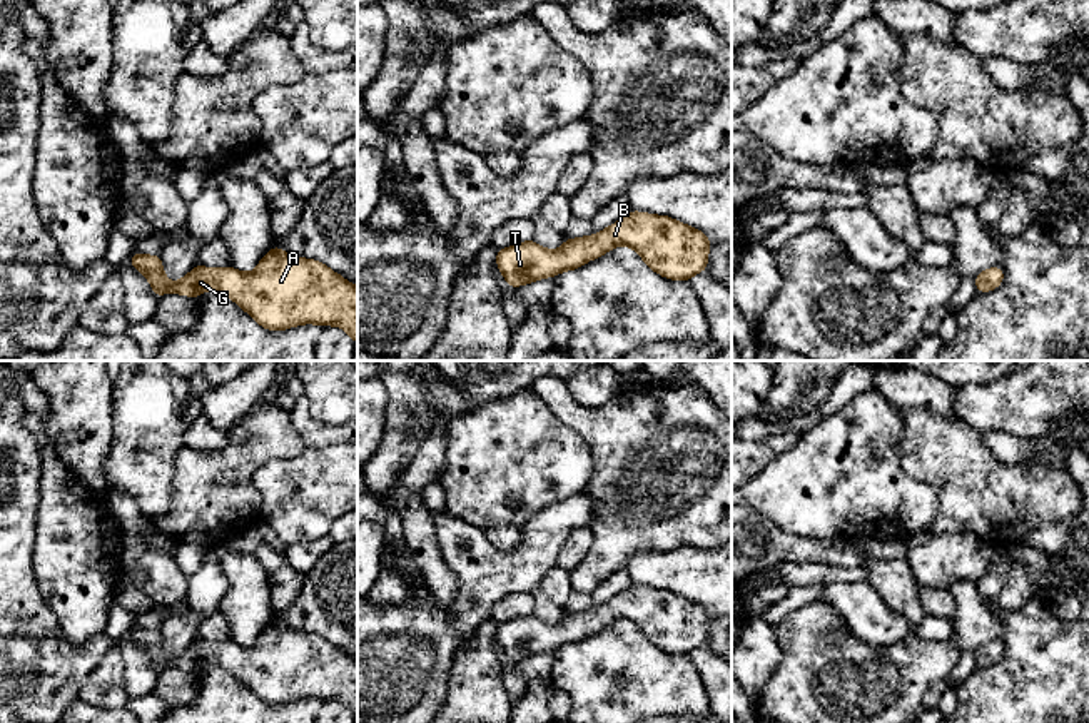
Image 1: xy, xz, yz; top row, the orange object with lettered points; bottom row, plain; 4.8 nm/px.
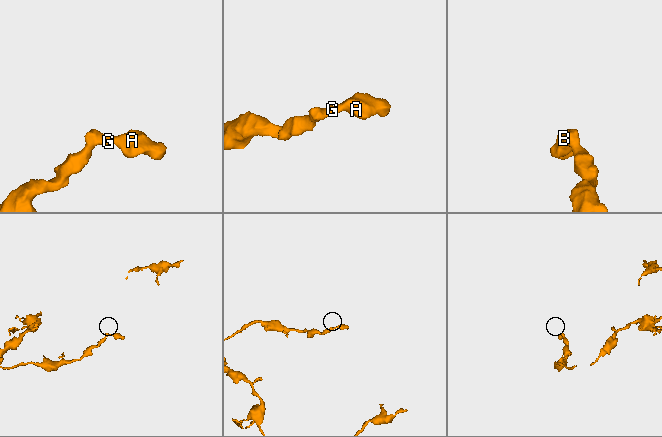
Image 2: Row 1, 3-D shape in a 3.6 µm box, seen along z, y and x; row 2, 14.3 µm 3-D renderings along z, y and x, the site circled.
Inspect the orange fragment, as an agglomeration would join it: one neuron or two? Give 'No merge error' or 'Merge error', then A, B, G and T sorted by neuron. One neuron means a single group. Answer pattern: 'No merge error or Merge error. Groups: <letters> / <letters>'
No merge error. Groups: A B G T

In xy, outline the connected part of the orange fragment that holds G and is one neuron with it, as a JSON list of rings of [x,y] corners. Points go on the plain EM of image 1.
[[[274,619],[252,646],[239,646],[232,640],[210,643],[197,638],[175,658],[164,648],[159,628],[145,629],[135,626],[130,629],[130,636],[150,656],[157,671],[175,666],[197,673],[202,666],[215,663],[239,678],[264,703],[284,705],[299,698],[337,700],[357,718],[357,661],[319,635],[286,628]]]

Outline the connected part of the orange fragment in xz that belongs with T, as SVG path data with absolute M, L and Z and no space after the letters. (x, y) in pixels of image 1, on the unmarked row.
M631 584L595 609L566 613L556 624L544 623L534 614L499 623L496 640L504 655L516 663L575 645L616 619L628 619L656 648L671 655L690 655L707 645L710 618L703 606L668 589Z

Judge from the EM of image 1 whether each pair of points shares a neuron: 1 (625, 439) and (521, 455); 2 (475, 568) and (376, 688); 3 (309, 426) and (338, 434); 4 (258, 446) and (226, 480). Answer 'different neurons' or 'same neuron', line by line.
1: different neurons
2: same neuron
3: same neuron
4: same neuron

